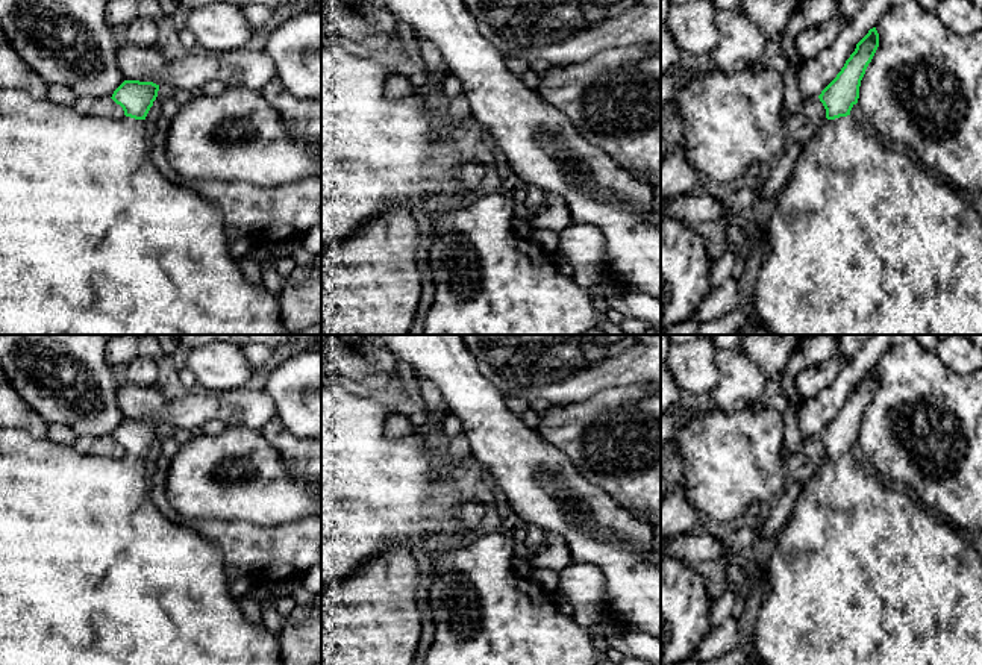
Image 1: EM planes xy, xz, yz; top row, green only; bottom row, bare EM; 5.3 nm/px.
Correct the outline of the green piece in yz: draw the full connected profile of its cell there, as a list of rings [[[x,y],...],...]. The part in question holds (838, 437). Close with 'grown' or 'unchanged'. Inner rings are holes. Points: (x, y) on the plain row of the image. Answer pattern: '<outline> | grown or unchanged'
[[[873,367],[821,430],[826,459],[803,482],[785,527],[765,548],[767,589],[753,635],[764,665],[982,665],[982,556],[908,489],[868,474],[850,456],[877,386]]] | grown

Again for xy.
[[[124,420],[111,436],[124,450],[124,454],[118,457],[97,456],[94,453],[80,454],[70,445],[56,444],[47,438],[35,439],[21,429],[0,427],[0,665],[283,665],[277,636],[265,623],[249,623],[241,613],[239,601],[229,594],[224,559],[218,547],[185,526],[182,520],[167,518],[152,501],[144,459],[158,436],[158,430],[159,424],[153,421]]] | grown

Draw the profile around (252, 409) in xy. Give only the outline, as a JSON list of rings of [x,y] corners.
[[[123,383],[117,401],[124,420],[168,423],[194,433],[212,420],[221,421],[226,427],[261,432],[276,417],[276,406],[264,389],[206,392],[195,388],[183,398],[170,401],[155,385]]]

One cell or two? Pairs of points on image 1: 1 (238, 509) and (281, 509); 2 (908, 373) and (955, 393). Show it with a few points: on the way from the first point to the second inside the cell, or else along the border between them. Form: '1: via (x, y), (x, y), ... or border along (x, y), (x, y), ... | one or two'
1: via (249, 509), (270, 509) | one
2: via (920, 384), (931, 384), (937, 390), (943, 390) | one

